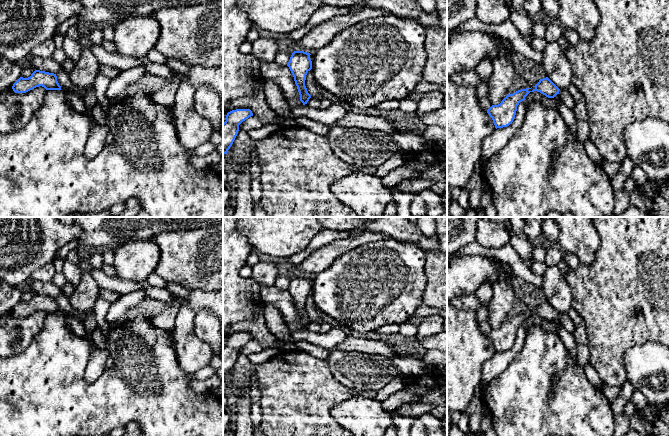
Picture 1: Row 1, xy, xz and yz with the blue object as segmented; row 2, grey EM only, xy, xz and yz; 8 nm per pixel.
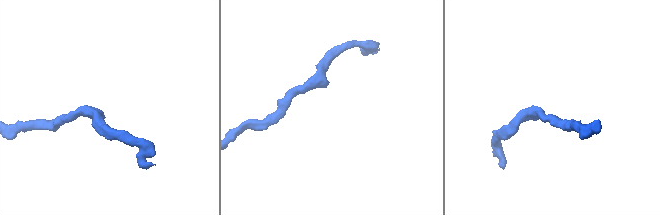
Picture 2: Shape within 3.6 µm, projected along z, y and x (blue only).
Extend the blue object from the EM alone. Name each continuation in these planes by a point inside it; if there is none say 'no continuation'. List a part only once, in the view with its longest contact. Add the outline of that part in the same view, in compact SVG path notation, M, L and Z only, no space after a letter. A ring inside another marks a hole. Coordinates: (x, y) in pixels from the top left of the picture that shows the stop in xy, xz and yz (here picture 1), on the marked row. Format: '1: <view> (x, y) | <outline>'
no continuation

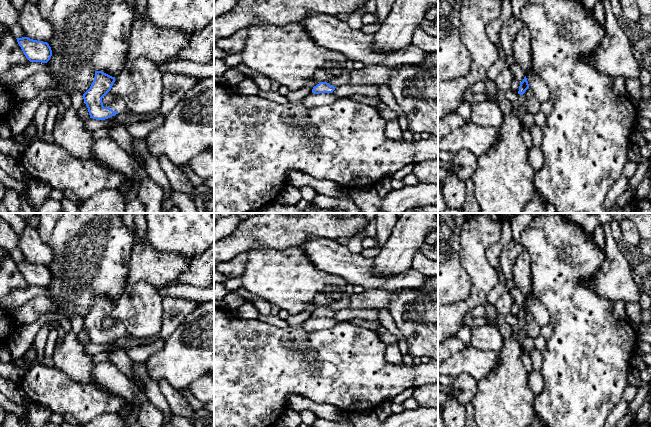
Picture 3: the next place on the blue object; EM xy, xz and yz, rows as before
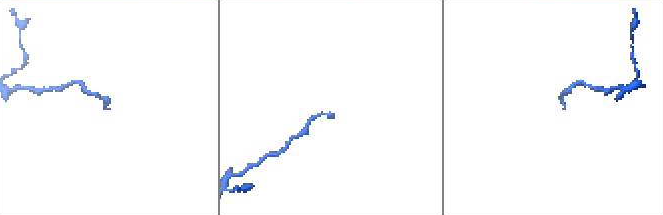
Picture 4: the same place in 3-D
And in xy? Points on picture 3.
1: xy (120, 106) | M112 100L109 103L103 104L104 107L109 107L113 111L117 111L118 114L127 114L131 115L131 110L127 107L126 103L122 100Z

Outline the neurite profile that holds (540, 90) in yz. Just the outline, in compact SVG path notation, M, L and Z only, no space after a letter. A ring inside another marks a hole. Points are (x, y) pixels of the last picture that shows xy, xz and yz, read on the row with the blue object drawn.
M532 70L525 72L529 88L533 92L533 99L540 104L550 99L549 88L547 84Z

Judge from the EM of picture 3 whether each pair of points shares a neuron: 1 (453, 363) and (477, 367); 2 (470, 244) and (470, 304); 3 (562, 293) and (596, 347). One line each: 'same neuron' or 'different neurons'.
1: same neuron
2: same neuron
3: same neuron

